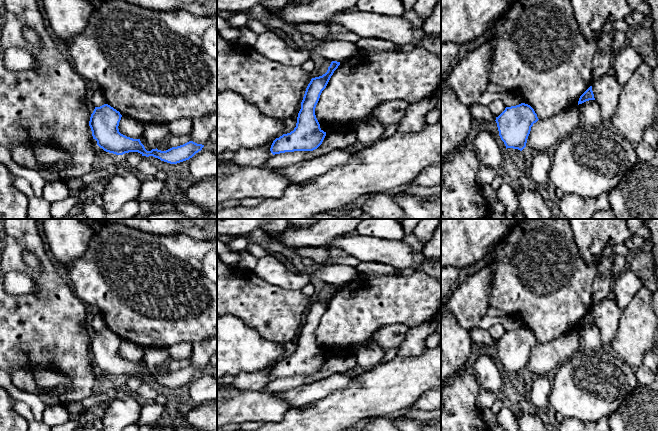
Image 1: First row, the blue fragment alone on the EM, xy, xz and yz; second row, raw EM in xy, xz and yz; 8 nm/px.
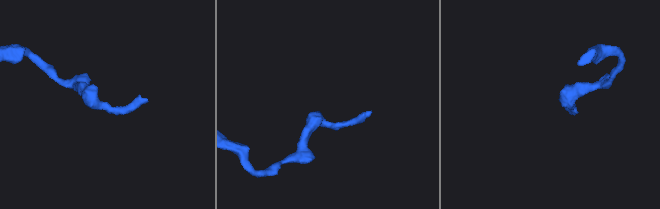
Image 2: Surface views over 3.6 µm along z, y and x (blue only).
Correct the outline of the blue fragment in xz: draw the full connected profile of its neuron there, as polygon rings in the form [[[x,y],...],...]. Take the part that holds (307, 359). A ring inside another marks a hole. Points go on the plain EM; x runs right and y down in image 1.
[[[332,285],[325,298],[311,303],[301,326],[296,351],[290,357],[283,358],[273,365],[270,372],[273,379],[294,375],[313,375],[322,368],[326,356],[320,352],[315,332],[322,315],[339,289],[340,286]]]

